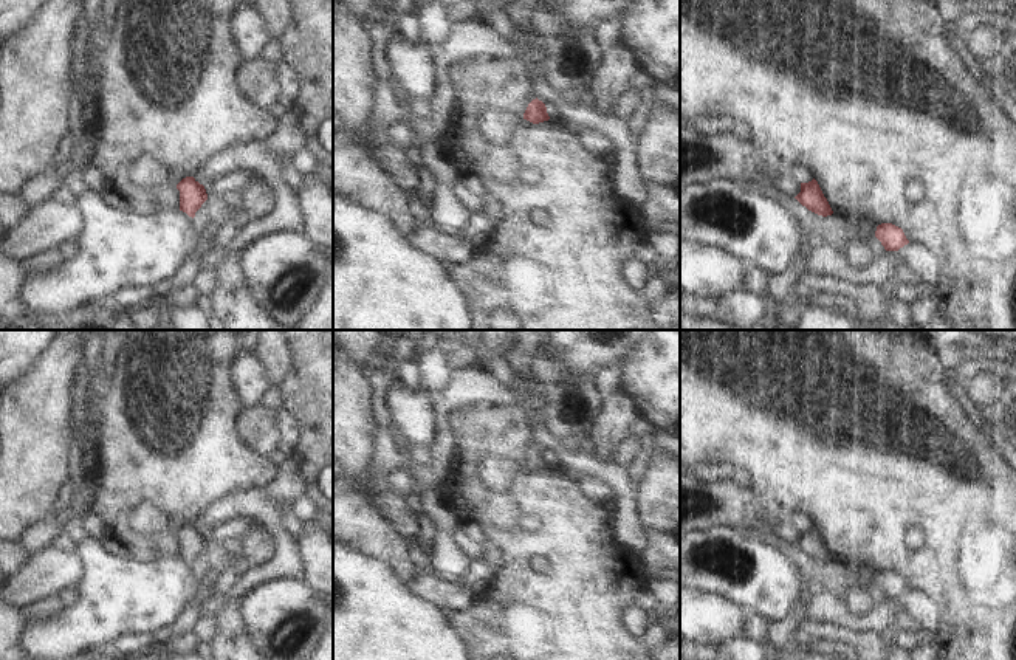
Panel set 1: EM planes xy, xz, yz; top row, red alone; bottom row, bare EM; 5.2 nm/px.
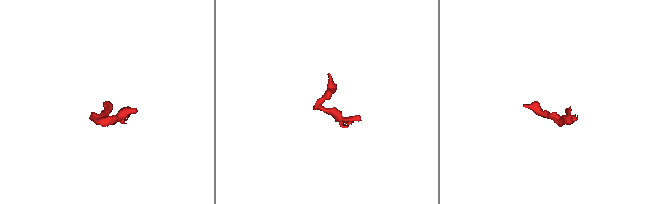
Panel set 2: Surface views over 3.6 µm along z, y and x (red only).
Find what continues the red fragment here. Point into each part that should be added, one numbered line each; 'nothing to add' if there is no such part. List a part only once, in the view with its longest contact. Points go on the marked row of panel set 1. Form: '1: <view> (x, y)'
nothing to add

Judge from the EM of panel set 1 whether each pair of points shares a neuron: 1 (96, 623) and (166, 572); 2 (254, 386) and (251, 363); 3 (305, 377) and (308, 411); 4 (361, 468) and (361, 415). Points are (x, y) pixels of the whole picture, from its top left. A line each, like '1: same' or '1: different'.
1: same
2: same
3: same
4: same

